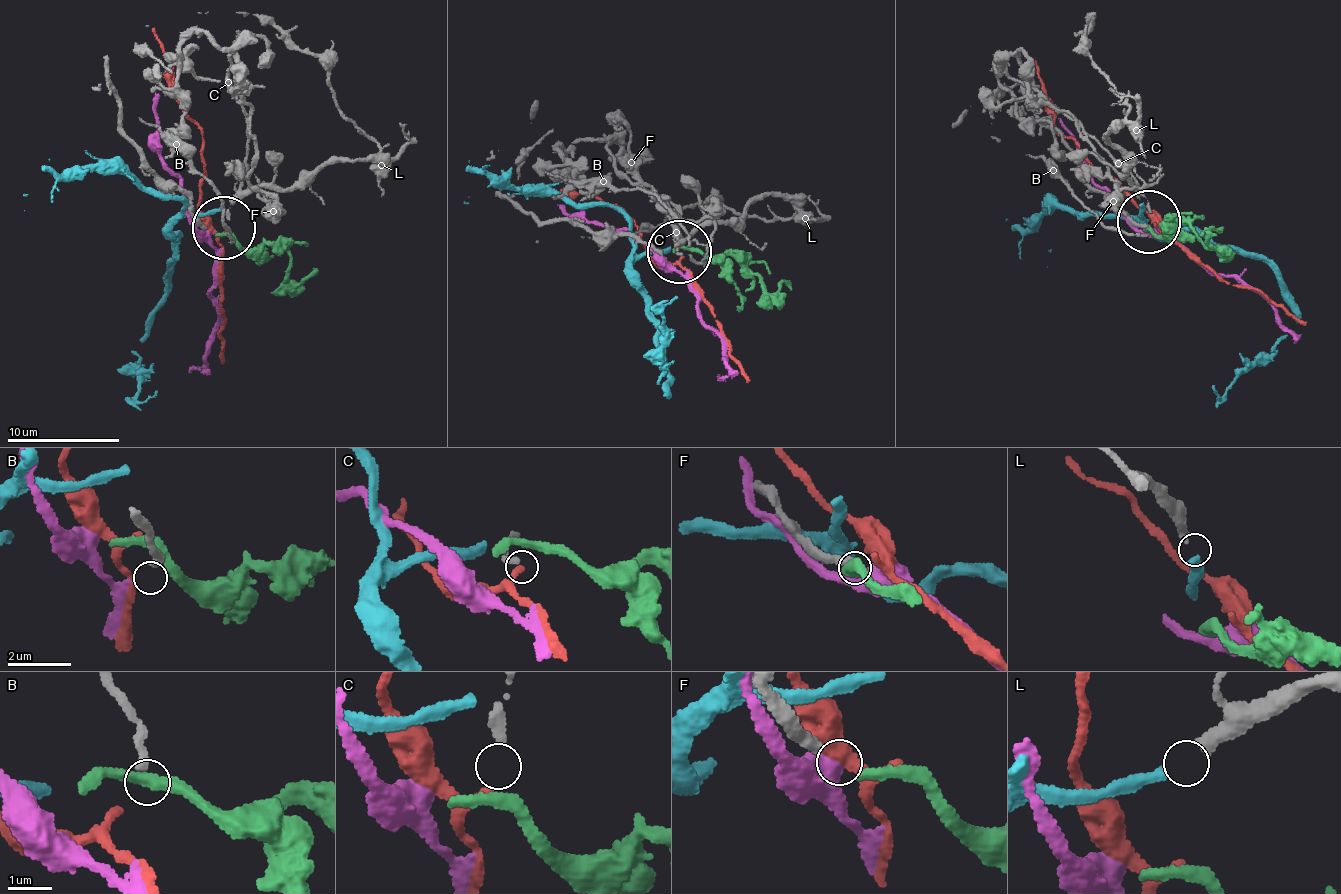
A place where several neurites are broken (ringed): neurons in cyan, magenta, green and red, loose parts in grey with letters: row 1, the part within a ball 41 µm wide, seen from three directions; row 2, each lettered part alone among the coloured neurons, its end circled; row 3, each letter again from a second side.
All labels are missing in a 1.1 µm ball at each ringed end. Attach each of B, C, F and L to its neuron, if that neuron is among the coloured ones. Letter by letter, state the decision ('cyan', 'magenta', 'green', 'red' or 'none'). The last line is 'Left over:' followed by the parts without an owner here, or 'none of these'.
B: none
C: red
F: green
L: cyan
Left over: B

